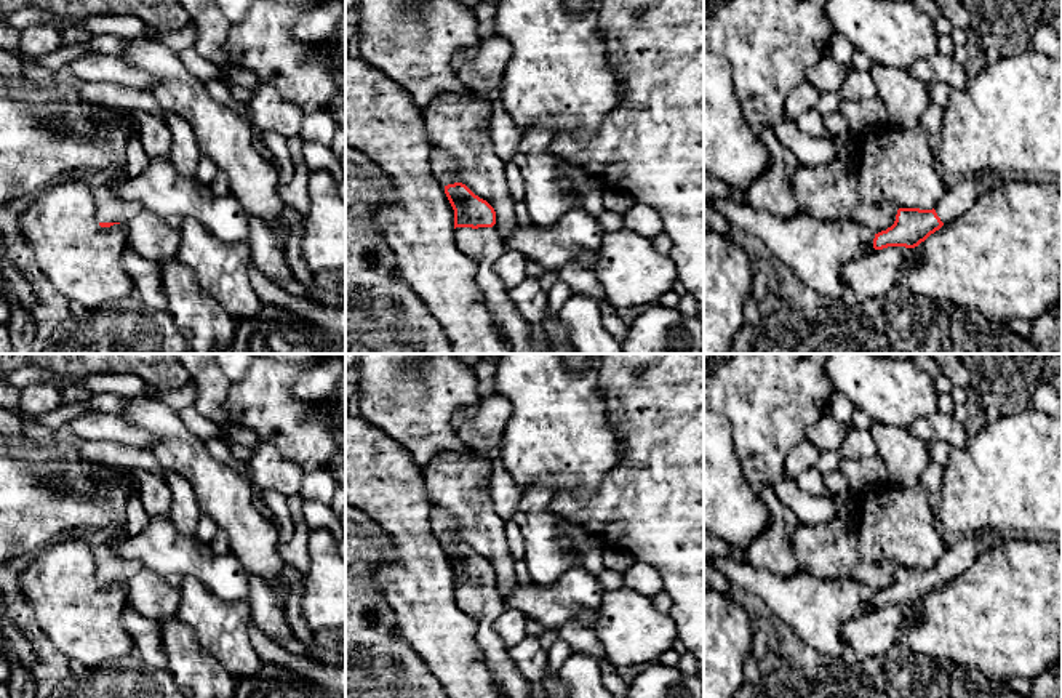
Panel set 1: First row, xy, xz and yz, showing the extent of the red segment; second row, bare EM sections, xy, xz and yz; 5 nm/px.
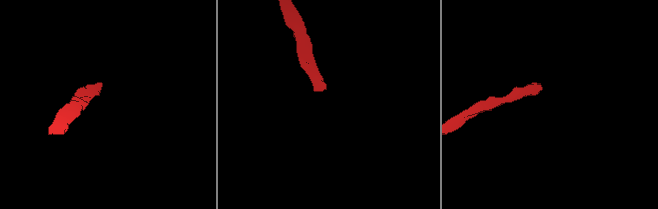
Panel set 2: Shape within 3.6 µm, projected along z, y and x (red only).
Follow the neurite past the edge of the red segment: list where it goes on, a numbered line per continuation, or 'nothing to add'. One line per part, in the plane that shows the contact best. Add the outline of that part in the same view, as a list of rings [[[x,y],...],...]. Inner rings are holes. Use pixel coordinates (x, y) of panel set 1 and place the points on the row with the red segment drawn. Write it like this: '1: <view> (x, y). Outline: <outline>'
1: xz (483, 245). Outline: [[[456,227],[457,247],[477,264],[477,283],[485,295],[486,307],[507,336],[513,354],[536,354],[531,344],[529,323],[521,317],[509,296],[509,288],[497,275],[494,264],[505,253],[496,227]]]

